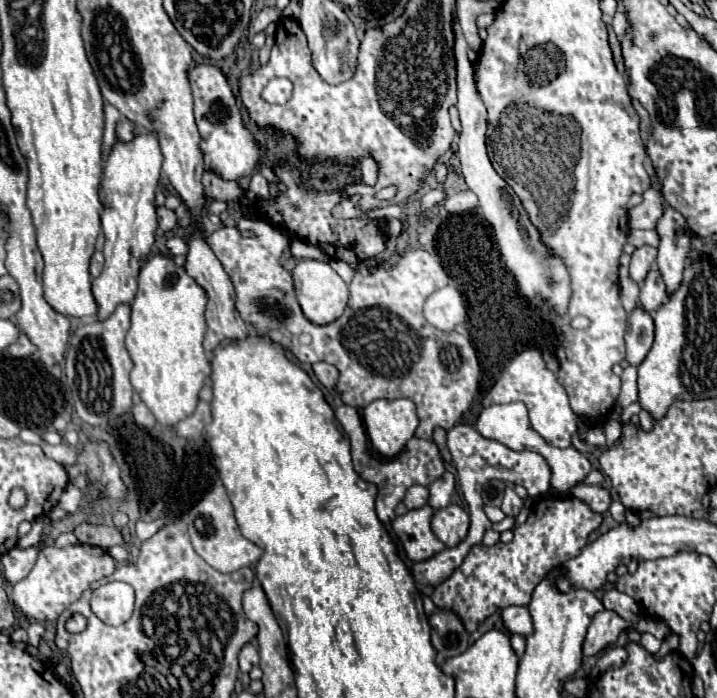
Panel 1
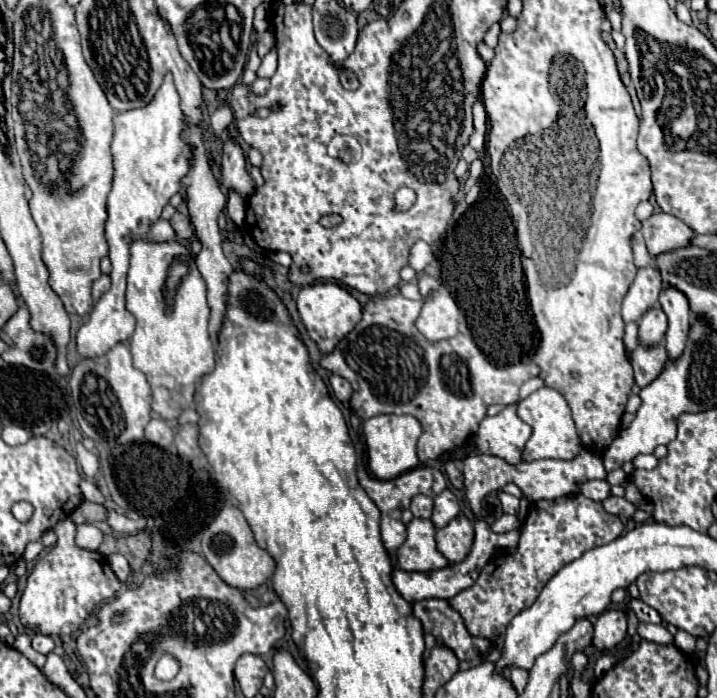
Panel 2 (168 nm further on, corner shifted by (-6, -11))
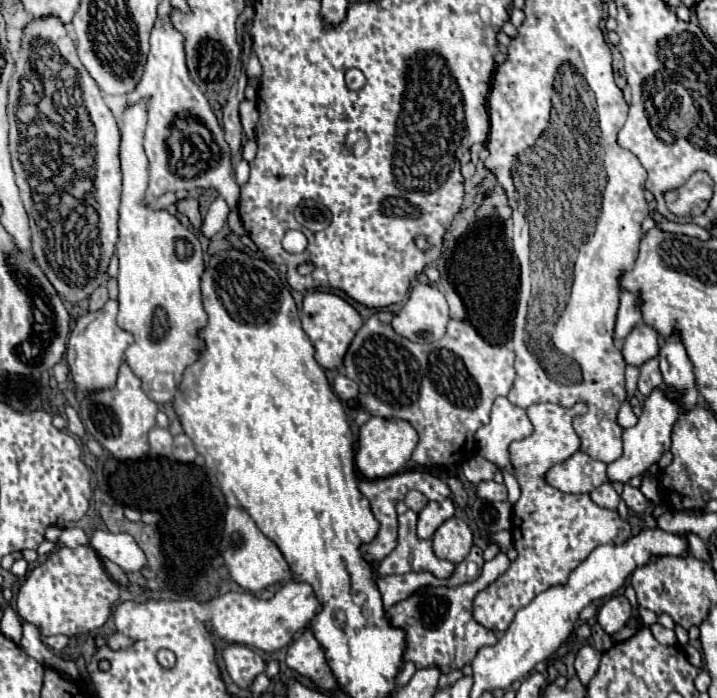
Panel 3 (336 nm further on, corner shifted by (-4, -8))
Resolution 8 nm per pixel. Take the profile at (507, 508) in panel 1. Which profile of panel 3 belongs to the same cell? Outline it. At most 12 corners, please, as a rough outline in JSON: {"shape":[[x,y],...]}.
{"shape":[[494,480],[480,482],[476,494],[486,500],[504,502],[508,496],[504,484]]}

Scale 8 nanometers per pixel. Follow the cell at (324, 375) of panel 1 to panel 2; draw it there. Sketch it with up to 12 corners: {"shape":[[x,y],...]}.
{"shape":[[330,375],[336,399],[348,401],[352,387],[340,375]]}

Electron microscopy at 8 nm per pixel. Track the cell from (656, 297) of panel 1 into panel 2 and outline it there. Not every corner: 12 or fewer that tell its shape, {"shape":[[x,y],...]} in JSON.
{"shape":[[650,309],[638,321],[638,343],[662,343],[668,321]]}

